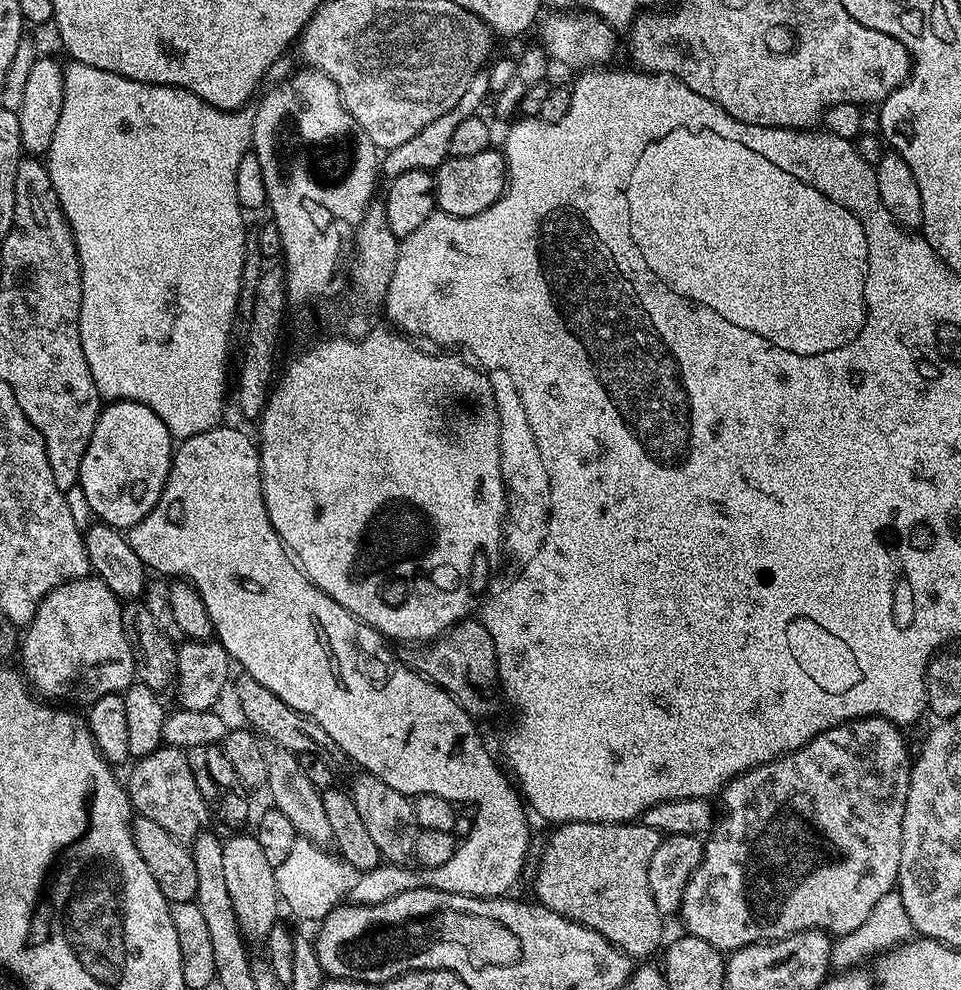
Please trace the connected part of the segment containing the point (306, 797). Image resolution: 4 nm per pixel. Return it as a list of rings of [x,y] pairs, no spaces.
[[[261,739],[260,749],[262,759],[266,762],[266,774],[268,775],[266,792],[272,795],[271,807],[286,814],[286,819],[294,825],[299,839],[309,840],[321,846],[331,845],[330,821],[326,819],[326,810],[322,806],[321,789],[316,788],[314,782],[310,782],[301,757],[295,752],[278,746],[273,740]]]

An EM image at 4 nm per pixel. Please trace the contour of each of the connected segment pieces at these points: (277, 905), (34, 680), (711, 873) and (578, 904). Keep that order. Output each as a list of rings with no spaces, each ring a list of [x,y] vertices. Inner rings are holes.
[[[232,834],[232,837],[227,837],[224,840],[224,845],[222,846],[222,862],[224,864],[224,871],[226,877],[226,890],[230,890],[230,902],[234,904],[234,914],[238,920],[238,926],[240,927],[240,932],[246,937],[249,941],[260,940],[263,941],[270,934],[270,930],[278,922],[278,916],[276,916],[276,911],[281,911],[282,904],[278,899],[276,894],[276,869],[270,866],[270,862],[266,862],[266,857],[262,851],[262,846],[258,846],[255,835],[248,834],[248,836],[236,836],[240,834]]]
[[[99,578],[71,580],[58,586],[38,606],[34,618],[26,626],[22,643],[18,648],[18,660],[24,663],[22,672],[27,683],[41,697],[52,702],[67,702],[72,706],[80,706],[76,704],[91,706],[94,702],[98,702],[98,698],[106,698],[106,694],[115,692],[123,694],[136,680],[136,655],[132,653],[128,635],[125,634],[122,626],[120,597],[115,596],[110,586],[103,584]]]
[[[860,716],[856,720],[839,724],[822,734],[818,734],[812,740],[805,742],[798,750],[787,752],[784,756],[778,757],[777,760],[771,760],[762,766],[746,770],[742,776],[736,776],[730,783],[724,785],[718,796],[718,801],[720,800],[721,806],[724,807],[724,813],[721,816],[719,813],[718,819],[713,823],[712,831],[707,833],[706,839],[704,840],[702,862],[698,866],[698,870],[694,870],[690,882],[686,882],[686,890],[682,894],[678,920],[684,923],[683,931],[694,938],[702,938],[702,942],[710,942],[710,946],[714,946],[720,952],[731,954],[738,951],[739,948],[745,948],[751,944],[764,944],[768,940],[781,940],[790,934],[798,934],[811,928],[819,928],[820,931],[827,932],[833,937],[846,936],[852,930],[858,930],[858,926],[862,926],[862,922],[866,922],[866,918],[870,915],[870,910],[874,910],[874,905],[878,903],[878,898],[882,898],[882,894],[893,891],[900,879],[900,863],[902,862],[902,818],[906,814],[906,794],[910,786],[910,774],[912,773],[913,762],[910,752],[908,756],[908,748],[904,745],[904,736],[900,732],[903,731],[897,725],[891,724],[886,718],[882,718],[881,716]]]
[[[577,820],[559,825],[553,832],[536,868],[535,899],[554,914],[602,934],[629,958],[651,957],[648,955],[661,947],[666,924],[654,906],[654,894],[650,894],[650,858],[658,850],[661,832],[641,822],[595,824]]]

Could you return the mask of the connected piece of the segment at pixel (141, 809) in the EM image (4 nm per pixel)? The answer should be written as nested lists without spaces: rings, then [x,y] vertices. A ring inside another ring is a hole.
[[[161,746],[149,756],[139,757],[133,764],[136,765],[126,779],[133,809],[139,815],[150,818],[150,822],[158,822],[158,826],[162,826],[162,830],[166,830],[166,834],[174,837],[179,844],[191,845],[207,825],[204,823],[210,820],[210,809],[194,782],[194,774],[190,774],[187,755],[179,748]]]

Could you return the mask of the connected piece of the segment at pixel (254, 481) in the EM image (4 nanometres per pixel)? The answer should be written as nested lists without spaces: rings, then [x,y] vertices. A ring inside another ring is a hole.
[[[217,426],[202,434],[185,435],[175,445],[165,488],[162,490],[157,504],[141,521],[127,529],[126,535],[130,546],[134,546],[134,554],[138,554],[138,558],[142,558],[145,569],[164,578],[179,578],[181,581],[191,584],[202,598],[202,602],[206,606],[206,614],[210,614],[215,639],[228,652],[230,660],[237,665],[240,663],[245,668],[243,671],[247,675],[254,677],[262,686],[266,686],[266,690],[270,690],[270,694],[276,694],[282,702],[286,702],[286,706],[290,706],[301,716],[309,716],[311,720],[318,722],[318,726],[322,726],[322,730],[326,730],[326,734],[330,734],[330,738],[334,738],[337,749],[341,753],[345,752],[357,764],[357,769],[369,772],[374,778],[386,782],[386,786],[394,786],[394,790],[398,790],[403,796],[409,798],[415,798],[422,794],[438,794],[438,798],[446,798],[457,806],[473,804],[476,807],[476,812],[474,811],[472,816],[471,830],[453,847],[451,858],[442,862],[442,866],[415,870],[416,872],[394,870],[388,876],[376,876],[376,884],[413,884],[416,888],[433,888],[446,894],[462,894],[470,898],[490,898],[511,893],[508,891],[515,886],[516,879],[519,878],[520,871],[524,868],[524,859],[528,856],[529,813],[526,811],[525,801],[522,799],[517,785],[510,779],[509,773],[503,767],[500,769],[496,765],[495,758],[488,753],[488,748],[484,745],[479,730],[476,729],[477,721],[469,716],[468,712],[450,693],[439,688],[428,677],[421,676],[415,667],[408,665],[407,668],[392,653],[393,645],[385,637],[381,636],[379,632],[375,632],[370,625],[361,622],[354,614],[350,614],[350,610],[338,606],[338,602],[334,602],[334,598],[330,598],[322,590],[318,590],[318,586],[311,584],[307,576],[301,572],[300,565],[296,563],[284,543],[278,538],[274,526],[270,526],[270,514],[266,514],[266,502],[260,481],[260,449],[257,441],[253,437],[251,440],[240,428],[224,427]]]

